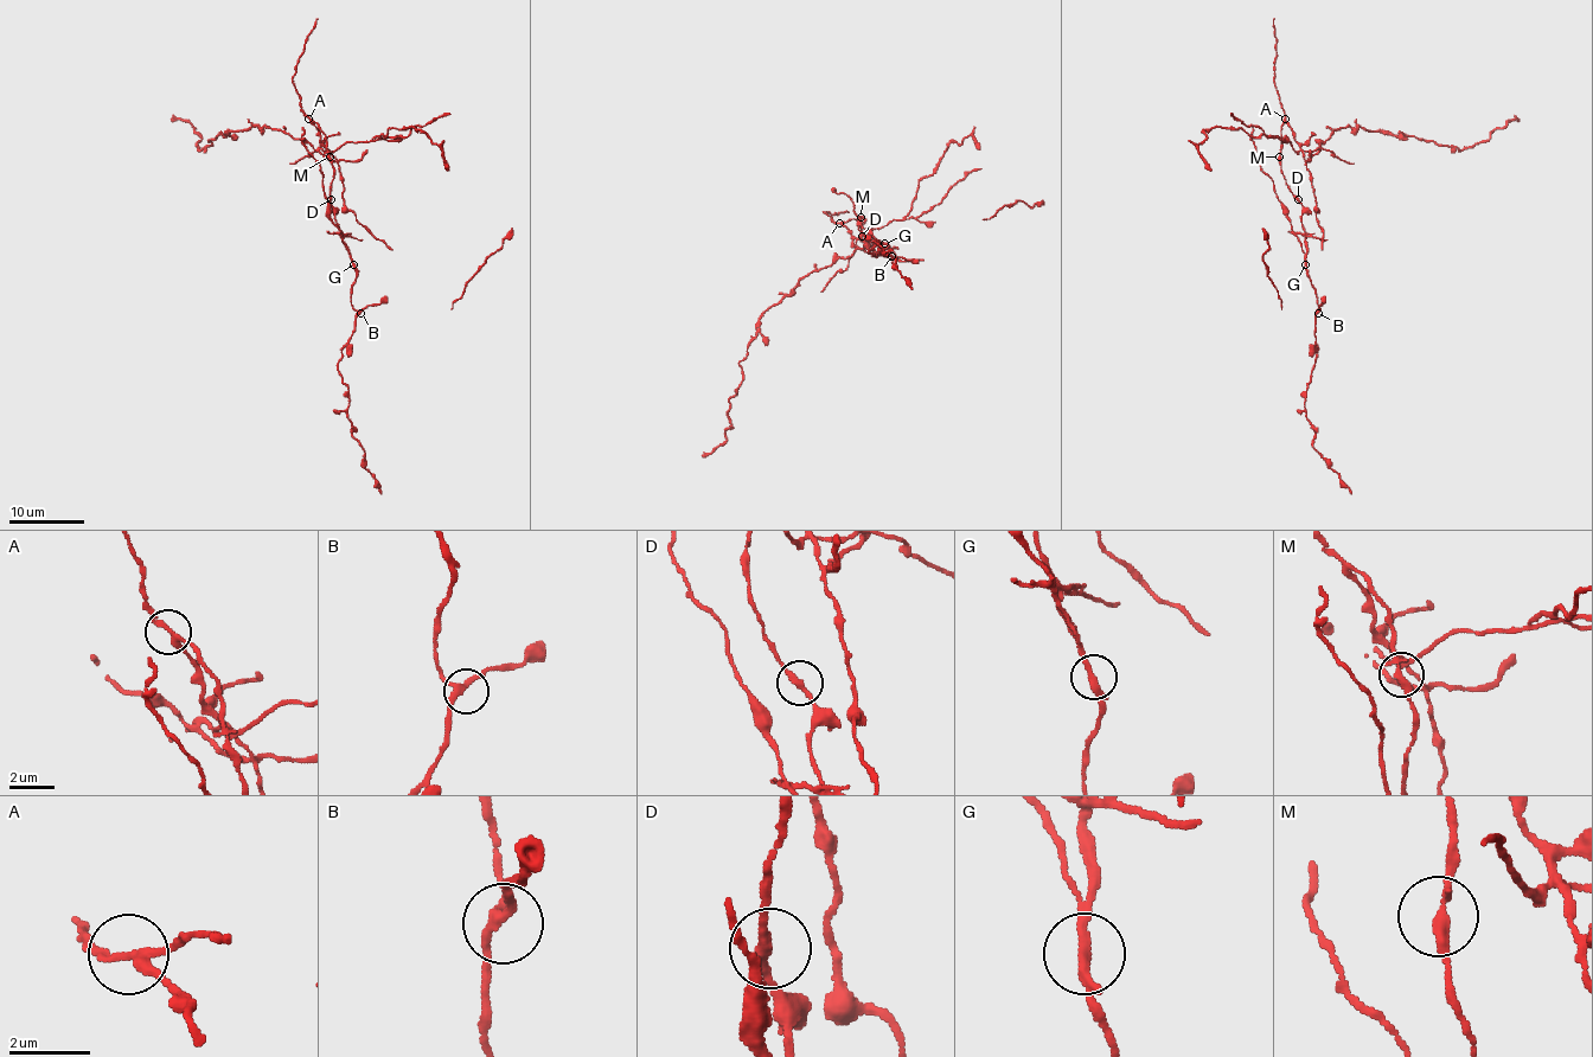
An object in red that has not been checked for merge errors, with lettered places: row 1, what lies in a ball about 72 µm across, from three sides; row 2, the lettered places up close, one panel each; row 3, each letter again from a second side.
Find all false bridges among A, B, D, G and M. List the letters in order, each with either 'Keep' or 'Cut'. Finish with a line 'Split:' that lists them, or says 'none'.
A: Cut
B: Keep
D: Keep
G: Cut
M: Keep
Split: A, G

